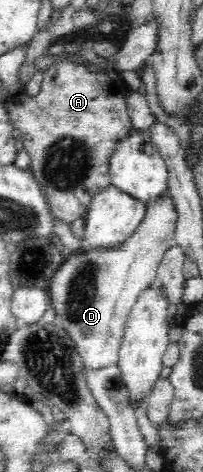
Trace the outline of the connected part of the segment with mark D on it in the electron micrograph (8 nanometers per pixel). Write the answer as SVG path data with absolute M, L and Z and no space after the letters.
M166 194L160 202L147 206L146 216L140 223L139 229L122 246L115 249L86 248L77 254L68 254L61 267L56 270L48 289L51 306L56 311L56 323L72 337L78 354L89 368L116 365L128 315L140 294L157 284L157 269L163 260L164 253L176 244L174 236L176 218L174 204Z

